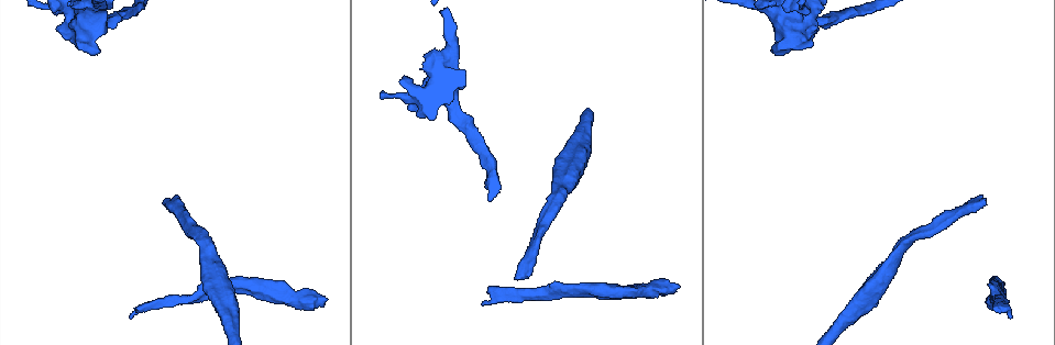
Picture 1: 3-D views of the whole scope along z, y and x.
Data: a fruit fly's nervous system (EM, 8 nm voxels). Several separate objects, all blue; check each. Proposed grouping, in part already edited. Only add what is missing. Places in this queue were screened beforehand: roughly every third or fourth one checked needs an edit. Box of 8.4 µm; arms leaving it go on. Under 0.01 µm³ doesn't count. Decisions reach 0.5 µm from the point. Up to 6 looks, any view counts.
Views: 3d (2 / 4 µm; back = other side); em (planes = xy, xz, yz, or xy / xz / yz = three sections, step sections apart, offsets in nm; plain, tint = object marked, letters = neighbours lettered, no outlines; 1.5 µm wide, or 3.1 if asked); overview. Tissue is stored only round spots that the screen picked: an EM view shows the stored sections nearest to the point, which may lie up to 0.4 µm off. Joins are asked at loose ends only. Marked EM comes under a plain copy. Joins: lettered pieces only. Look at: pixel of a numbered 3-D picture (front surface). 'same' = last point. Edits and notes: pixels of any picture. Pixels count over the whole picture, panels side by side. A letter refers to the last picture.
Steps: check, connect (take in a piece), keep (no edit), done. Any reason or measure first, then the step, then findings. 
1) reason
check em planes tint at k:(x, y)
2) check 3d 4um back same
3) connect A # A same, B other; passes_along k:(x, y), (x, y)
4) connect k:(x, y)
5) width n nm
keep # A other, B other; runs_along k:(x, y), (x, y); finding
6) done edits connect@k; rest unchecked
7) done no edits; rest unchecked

branch stops here
check 3d 2um at 1:(772, 50)

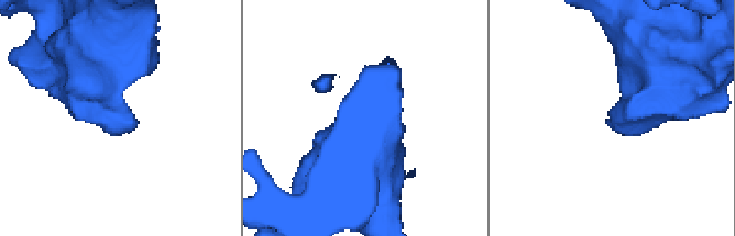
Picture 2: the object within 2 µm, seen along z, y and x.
need the tissue
check em xy step 4 tint at 2:(616, 125)

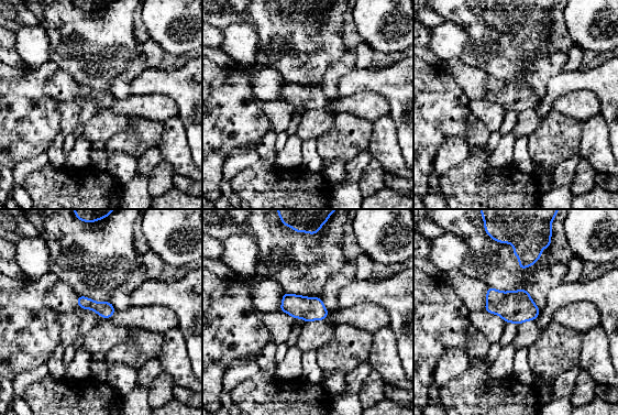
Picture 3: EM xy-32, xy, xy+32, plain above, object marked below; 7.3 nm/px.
another direction
check em xz step 4 letters same

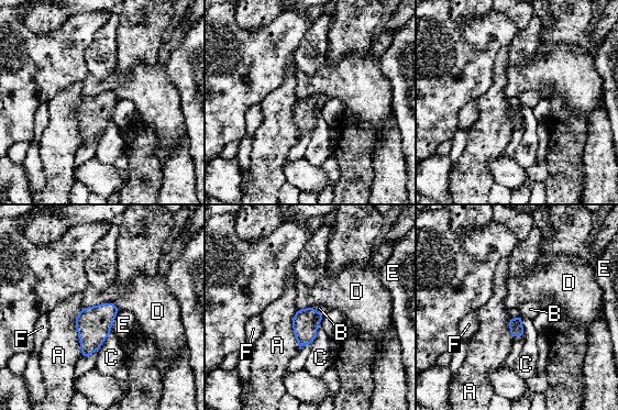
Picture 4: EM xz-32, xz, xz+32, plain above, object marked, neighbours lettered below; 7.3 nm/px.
keep # A other, B other, C other, D other, E other, F other; border 4:(84, 306), (112, 302), (119, 309); none of them fits

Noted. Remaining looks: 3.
end of a long branch
check 3d 4um at 1:(131, 315)

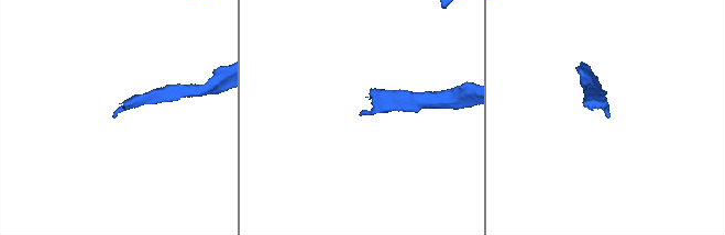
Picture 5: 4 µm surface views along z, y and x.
check em yz step 8 tint at 5:(361, 115)

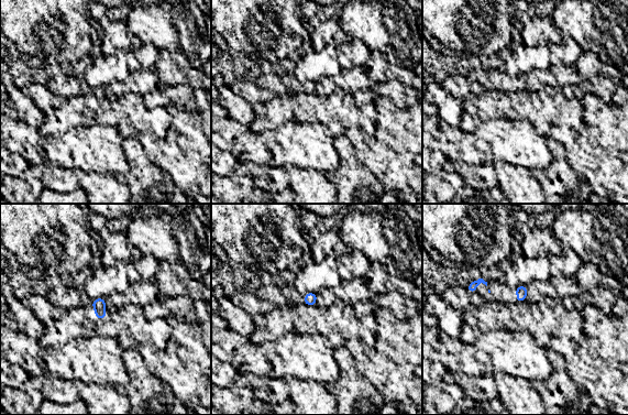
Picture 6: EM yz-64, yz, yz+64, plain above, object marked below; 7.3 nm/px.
what lies round it
check em yz step 8 letters same

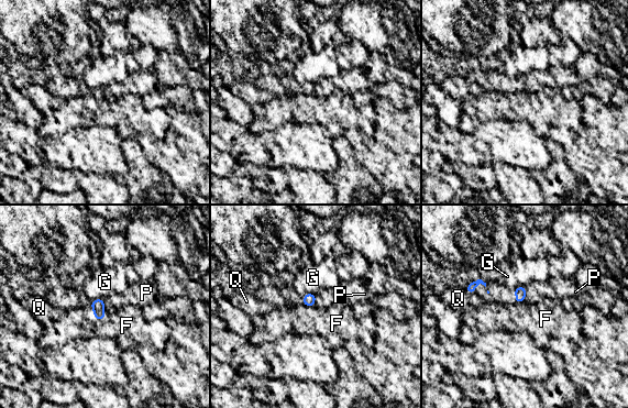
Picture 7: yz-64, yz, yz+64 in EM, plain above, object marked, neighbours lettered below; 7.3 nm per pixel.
keep # F other, G other, P other, Q other; border 7:(102, 298), (96, 298), (91, 301); no lettered piece goes on from it

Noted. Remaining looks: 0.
done no edits; rest unchecked

